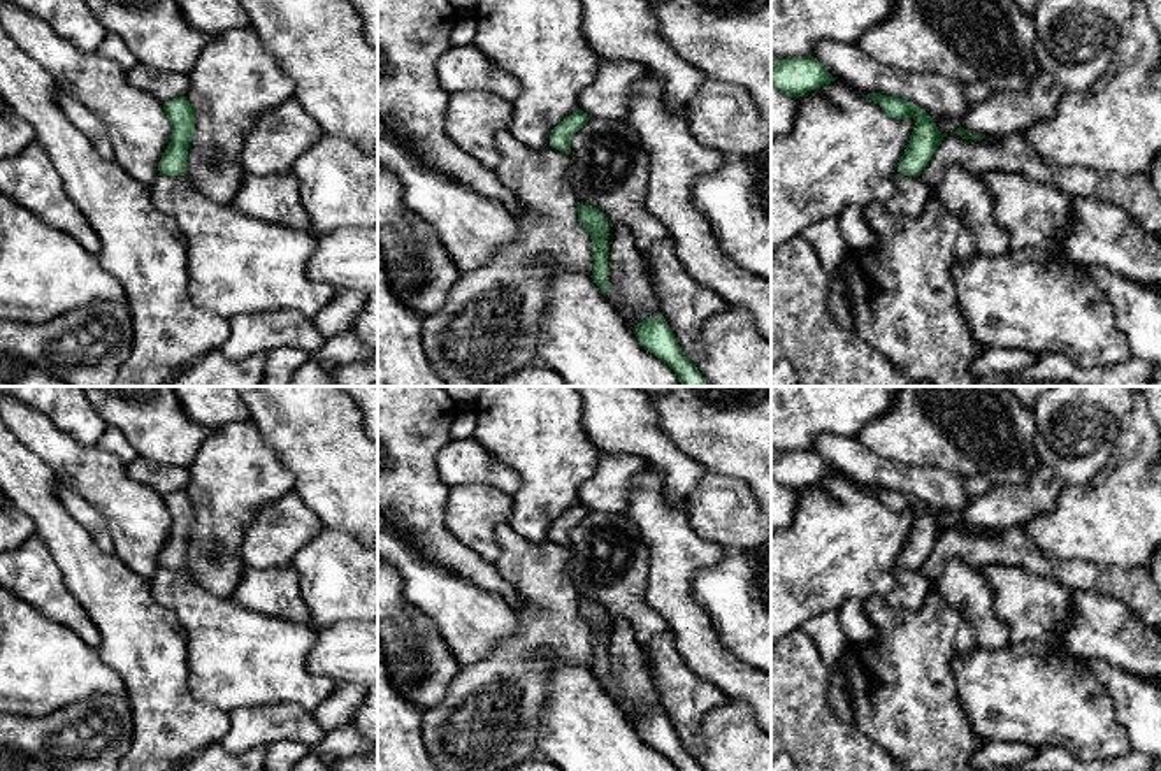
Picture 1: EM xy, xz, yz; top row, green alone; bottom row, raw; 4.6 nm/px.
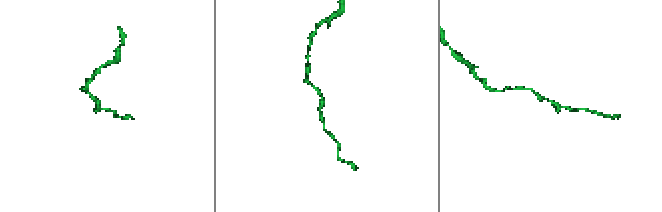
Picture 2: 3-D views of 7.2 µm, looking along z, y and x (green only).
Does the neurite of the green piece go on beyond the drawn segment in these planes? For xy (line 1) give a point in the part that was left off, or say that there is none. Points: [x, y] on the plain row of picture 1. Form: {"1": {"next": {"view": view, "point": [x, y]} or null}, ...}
{"1": {"next": null}}

